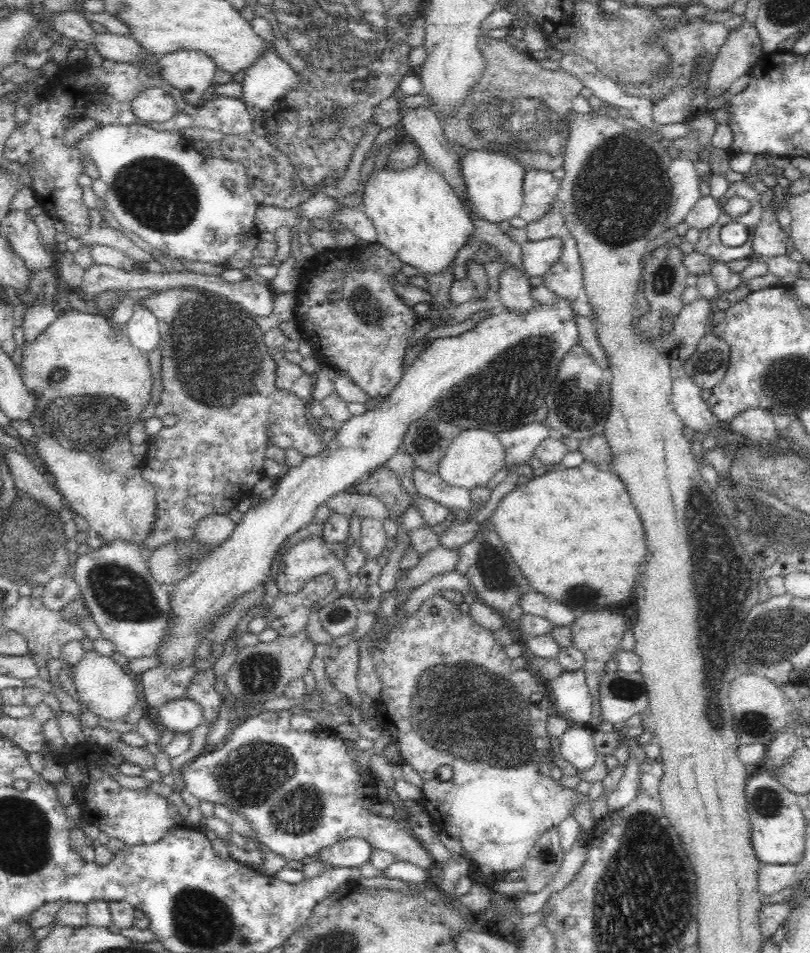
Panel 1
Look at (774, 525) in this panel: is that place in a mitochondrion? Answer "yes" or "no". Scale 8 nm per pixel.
yes

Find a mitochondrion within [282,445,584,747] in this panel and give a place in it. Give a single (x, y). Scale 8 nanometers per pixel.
(495, 571)

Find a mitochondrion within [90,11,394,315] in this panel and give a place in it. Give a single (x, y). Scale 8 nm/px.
(158, 194)

